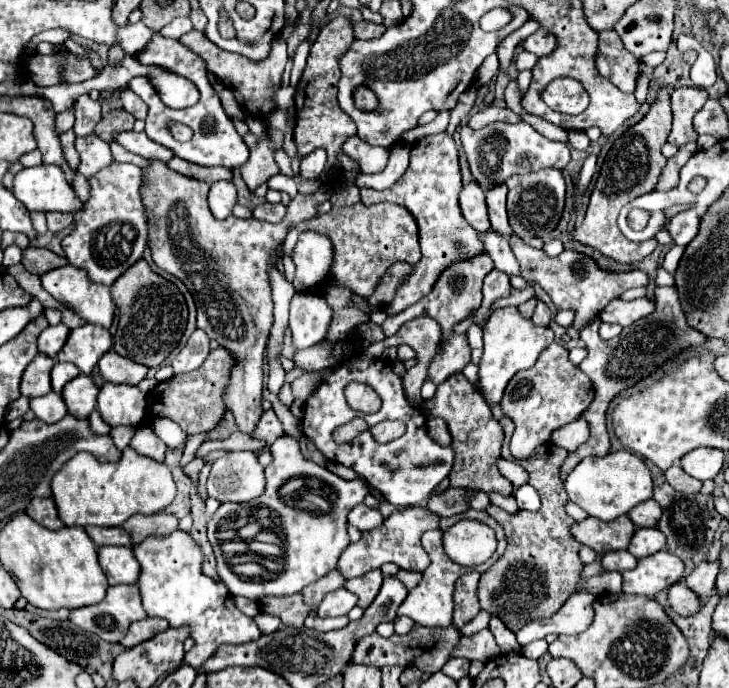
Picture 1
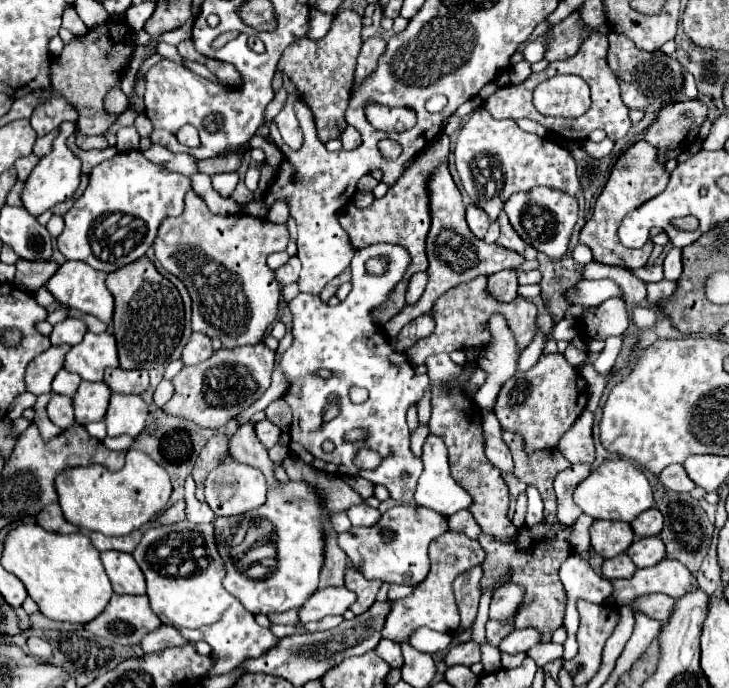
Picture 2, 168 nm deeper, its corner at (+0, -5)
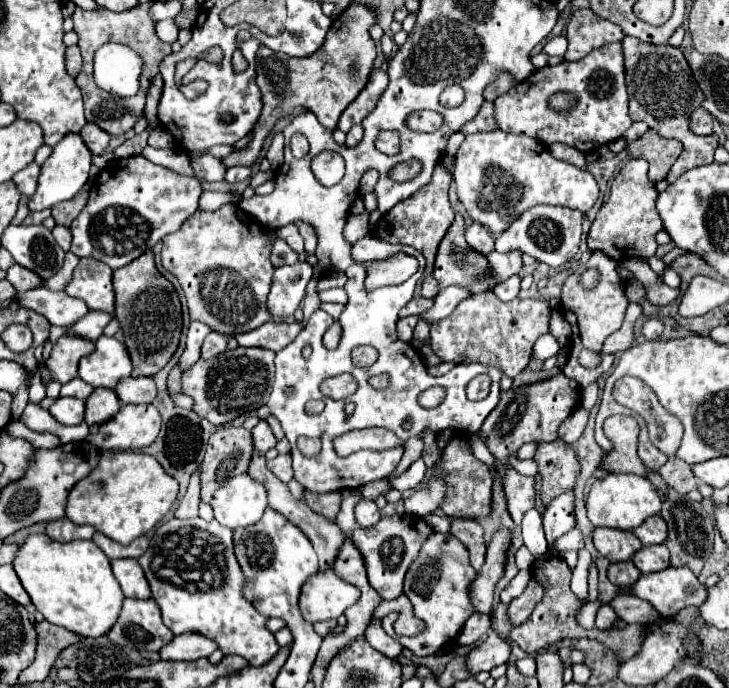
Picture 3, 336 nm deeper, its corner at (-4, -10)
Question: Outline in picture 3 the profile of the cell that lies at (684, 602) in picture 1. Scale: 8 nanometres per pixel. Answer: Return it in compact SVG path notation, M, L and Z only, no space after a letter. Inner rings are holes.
M618 594L616 598L610 600L610 604L616 610L618 618L622 618L628 624L632 624L632 622L646 624L646 622L654 622L654 620L662 618L660 612L654 606L650 606L650 602L646 602L642 598L636 598L636 596Z

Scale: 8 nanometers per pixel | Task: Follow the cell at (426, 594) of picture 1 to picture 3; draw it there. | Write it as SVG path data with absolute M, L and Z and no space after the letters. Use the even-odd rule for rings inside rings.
M430 534L430 538L422 546L420 558L416 558L414 566L410 566L404 582L404 594L412 602L414 616L426 624L426 630L418 636L404 638L394 632L394 622L398 612L392 612L382 618L382 628L388 636L398 640L404 648L412 650L416 656L430 656L436 654L446 642L454 642L460 634L464 622L470 618L474 608L470 606L470 598L466 594L468 582L474 580L476 570L470 564L466 546L454 538L452 534Z

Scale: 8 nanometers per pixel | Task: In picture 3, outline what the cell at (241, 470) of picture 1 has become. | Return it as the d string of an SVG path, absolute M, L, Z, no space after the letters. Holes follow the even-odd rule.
M248 474L226 480L212 498L214 518L228 528L250 526L258 522L266 510L266 488Z

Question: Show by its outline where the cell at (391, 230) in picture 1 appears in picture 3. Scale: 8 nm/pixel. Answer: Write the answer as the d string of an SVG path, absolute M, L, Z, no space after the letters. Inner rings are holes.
M438 164L438 166L434 168L434 172L432 172L432 180L430 180L426 186L422 186L418 192L414 192L410 198L398 202L390 212L386 212L386 214L378 220L376 228L372 230L374 236L378 236L378 238L382 238L382 240L386 240L386 242L390 242L390 244L408 244L408 246L414 246L416 250L422 250L422 254L424 254L426 266L423 276L416 286L410 304L404 306L404 308L400 310L400 318L410 316L410 314L418 314L418 317L420 317L417 325L419 326L419 329L417 329L417 332L414 332L411 341L412 346L416 349L421 349L425 340L429 338L430 333L430 325L427 322L422 322L421 314L426 310L426 308L430 308L430 306L434 304L432 300L422 298L422 282L426 277L432 274L432 268L434 268L434 256L436 256L438 244L440 244L442 236L446 234L450 222L454 220L454 210L452 210L452 206L450 206L450 198L448 198L450 182L452 182L450 172L446 170L444 164Z

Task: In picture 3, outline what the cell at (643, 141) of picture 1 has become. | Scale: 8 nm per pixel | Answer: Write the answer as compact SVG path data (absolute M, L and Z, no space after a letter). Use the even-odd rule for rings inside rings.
M632 158L628 160L618 176L612 182L610 196L600 208L596 220L592 222L590 234L588 234L588 248L592 252L600 250L606 256L610 256L616 262L628 260L628 258L652 258L656 254L656 234L662 230L662 222L656 212L656 198L658 190L648 180L648 162L644 158ZM618 250L630 250L630 252L618 252Z

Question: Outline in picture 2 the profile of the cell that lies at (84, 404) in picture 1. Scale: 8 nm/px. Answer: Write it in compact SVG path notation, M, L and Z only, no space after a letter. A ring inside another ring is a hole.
M82 381L76 395L74 395L74 409L76 409L76 423L88 425L92 421L102 421L110 401L110 387L106 383L90 383Z

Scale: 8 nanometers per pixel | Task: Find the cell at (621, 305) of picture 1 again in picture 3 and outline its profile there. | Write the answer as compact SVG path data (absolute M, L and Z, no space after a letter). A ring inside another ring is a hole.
M592 252L590 260L588 260L588 268L596 268L600 278L598 278L598 284L594 290L588 290L582 286L580 282L580 276L582 276L582 268L576 270L574 274L568 276L568 280L564 282L564 288L562 288L562 306L566 308L566 320L574 326L574 338L572 338L572 350L570 350L570 358L564 366L564 374L568 378L574 378L582 388L586 388L590 382L598 380L610 366L612 366L612 360L614 356L610 354L604 354L602 352L602 346L604 340L620 330L622 322L624 322L624 312L626 312L626 306L628 306L628 298L624 294L624 282L618 278L616 274L616 262L610 262L610 258L606 258L606 254L602 252ZM582 348L588 348L588 350L594 350L594 352L600 352L602 360L598 364L598 368L580 368L578 364L578 354Z

